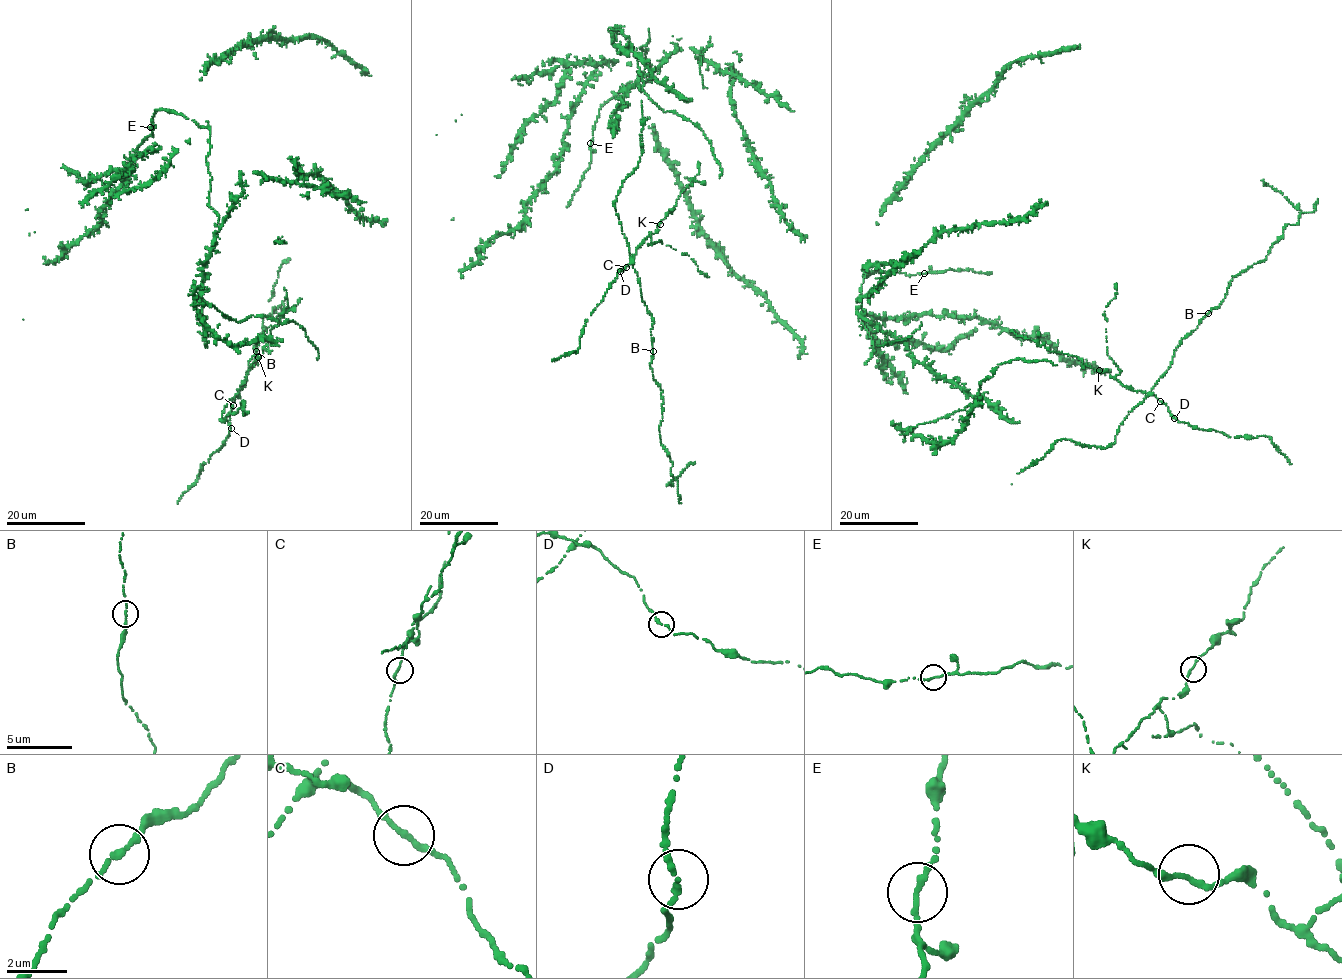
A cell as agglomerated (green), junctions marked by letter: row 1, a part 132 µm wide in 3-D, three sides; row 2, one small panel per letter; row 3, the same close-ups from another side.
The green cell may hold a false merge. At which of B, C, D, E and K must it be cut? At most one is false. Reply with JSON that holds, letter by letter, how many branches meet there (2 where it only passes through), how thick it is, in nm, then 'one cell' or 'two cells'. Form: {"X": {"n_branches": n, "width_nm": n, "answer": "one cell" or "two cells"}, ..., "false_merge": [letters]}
{"B": {"n_branches": 2, "width_nm": 190, "answer": "one cell"}, "C": {"n_branches": 2, "width_nm": 200, "answer": "one cell"}, "D": {"n_branches": 2, "width_nm": 200, "answer": "one cell"}, "E": {"n_branches": 2, "width_nm": 190, "answer": "one cell"}, "K": {"n_branches": 2, "width_nm": 190, "answer": "one cell"}, "false_merge": []}

